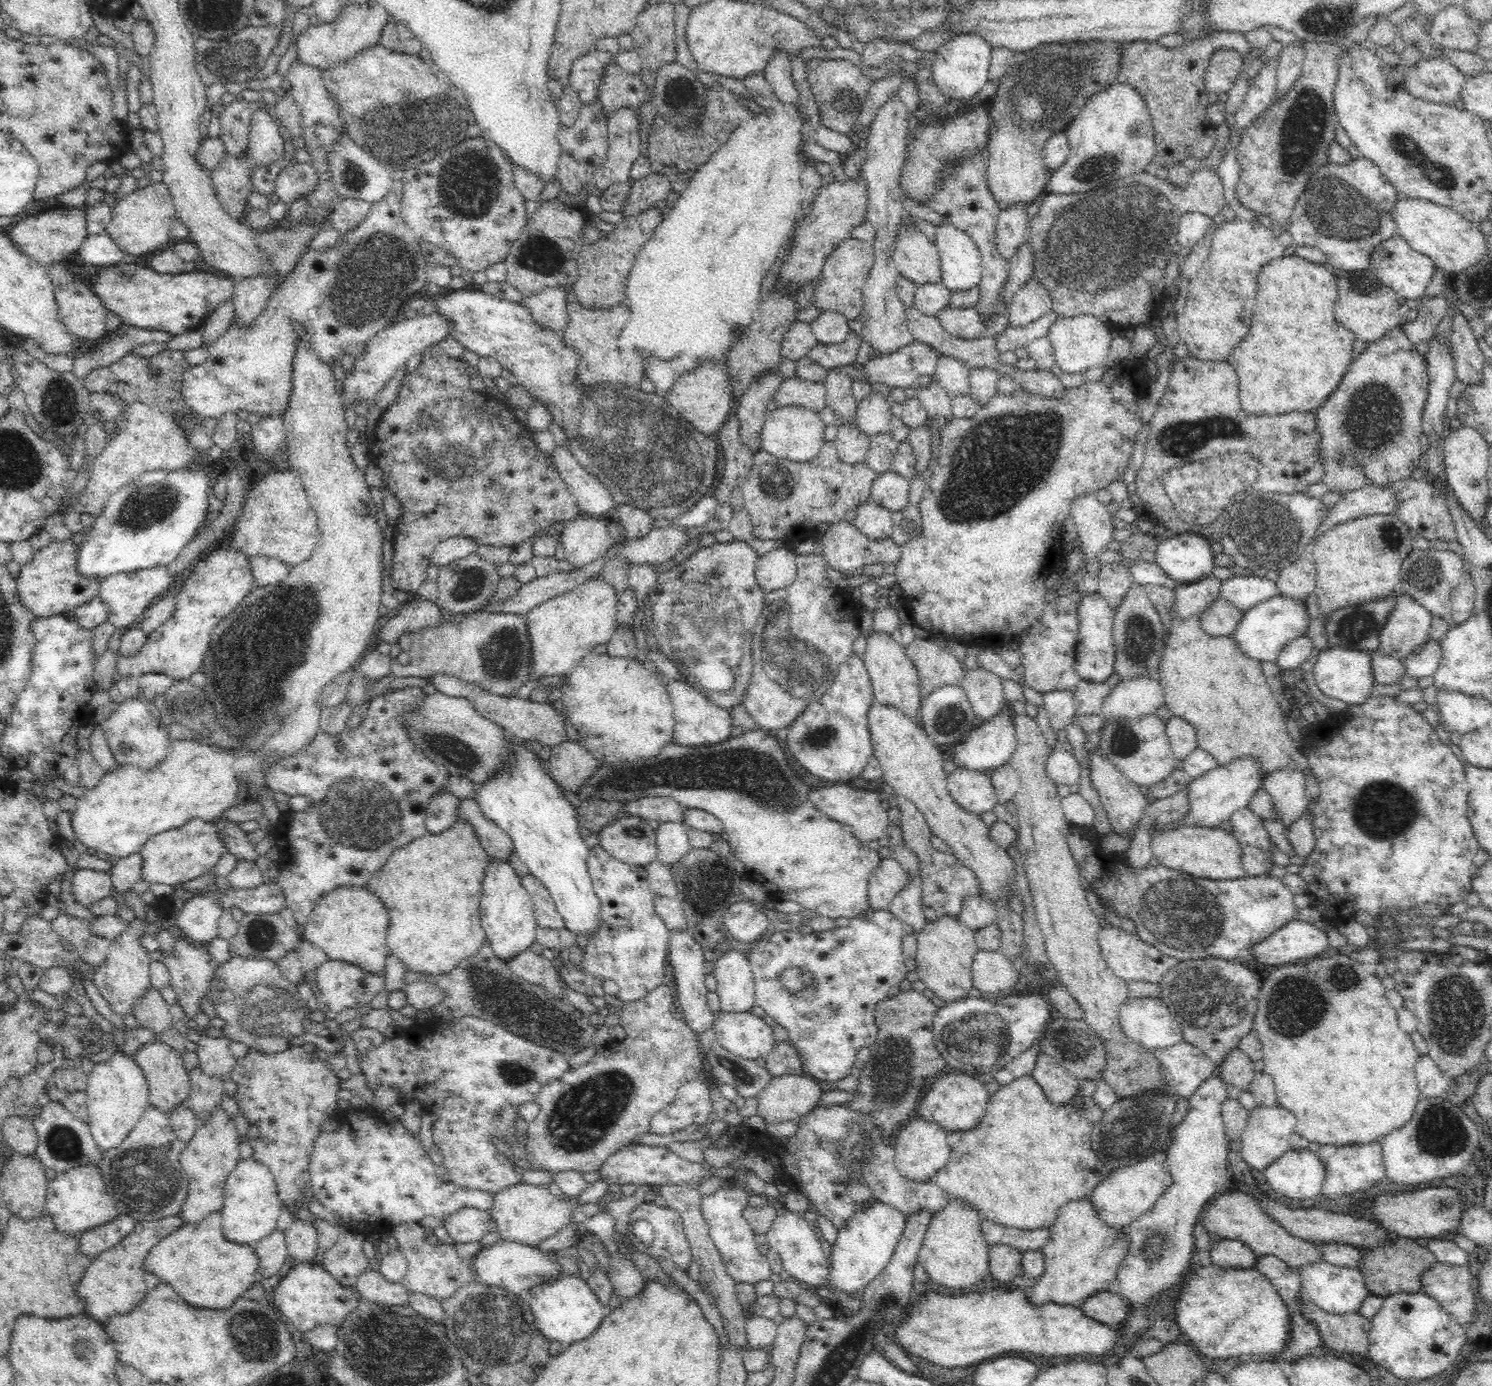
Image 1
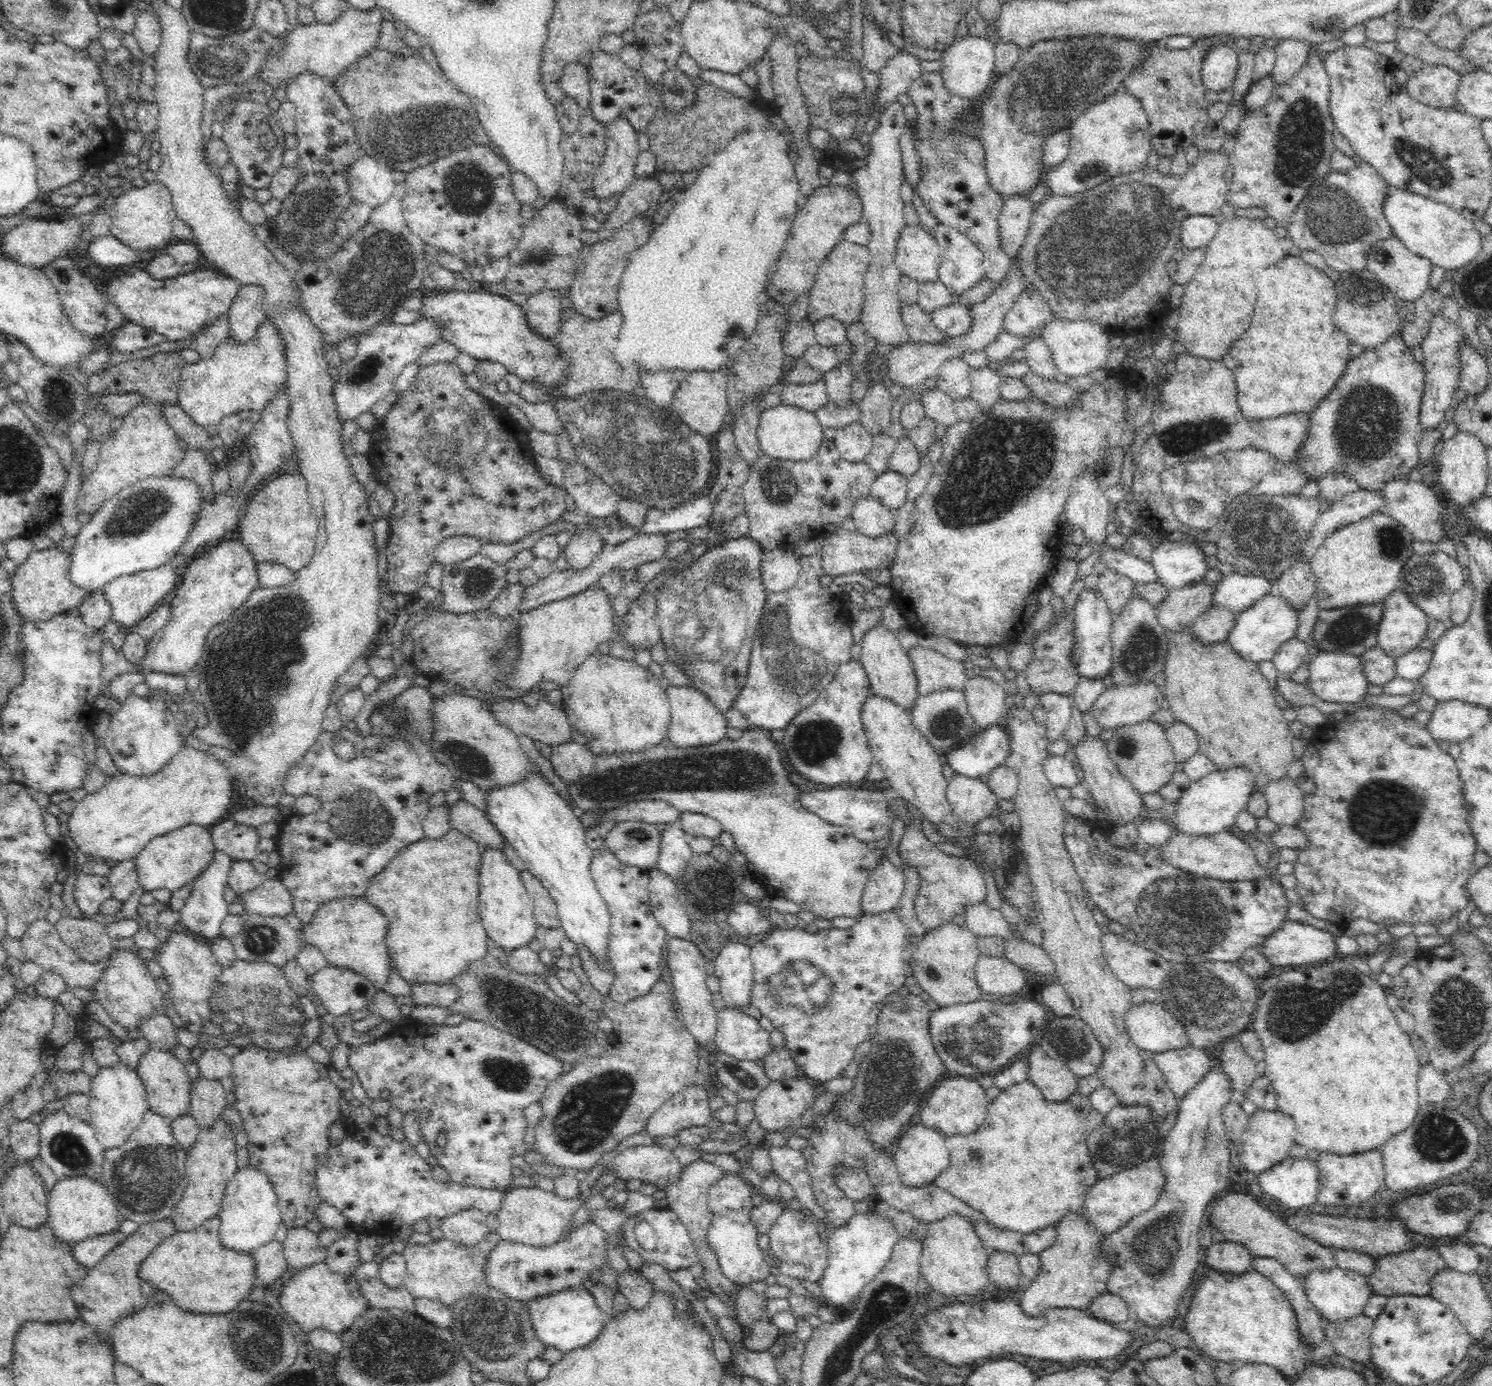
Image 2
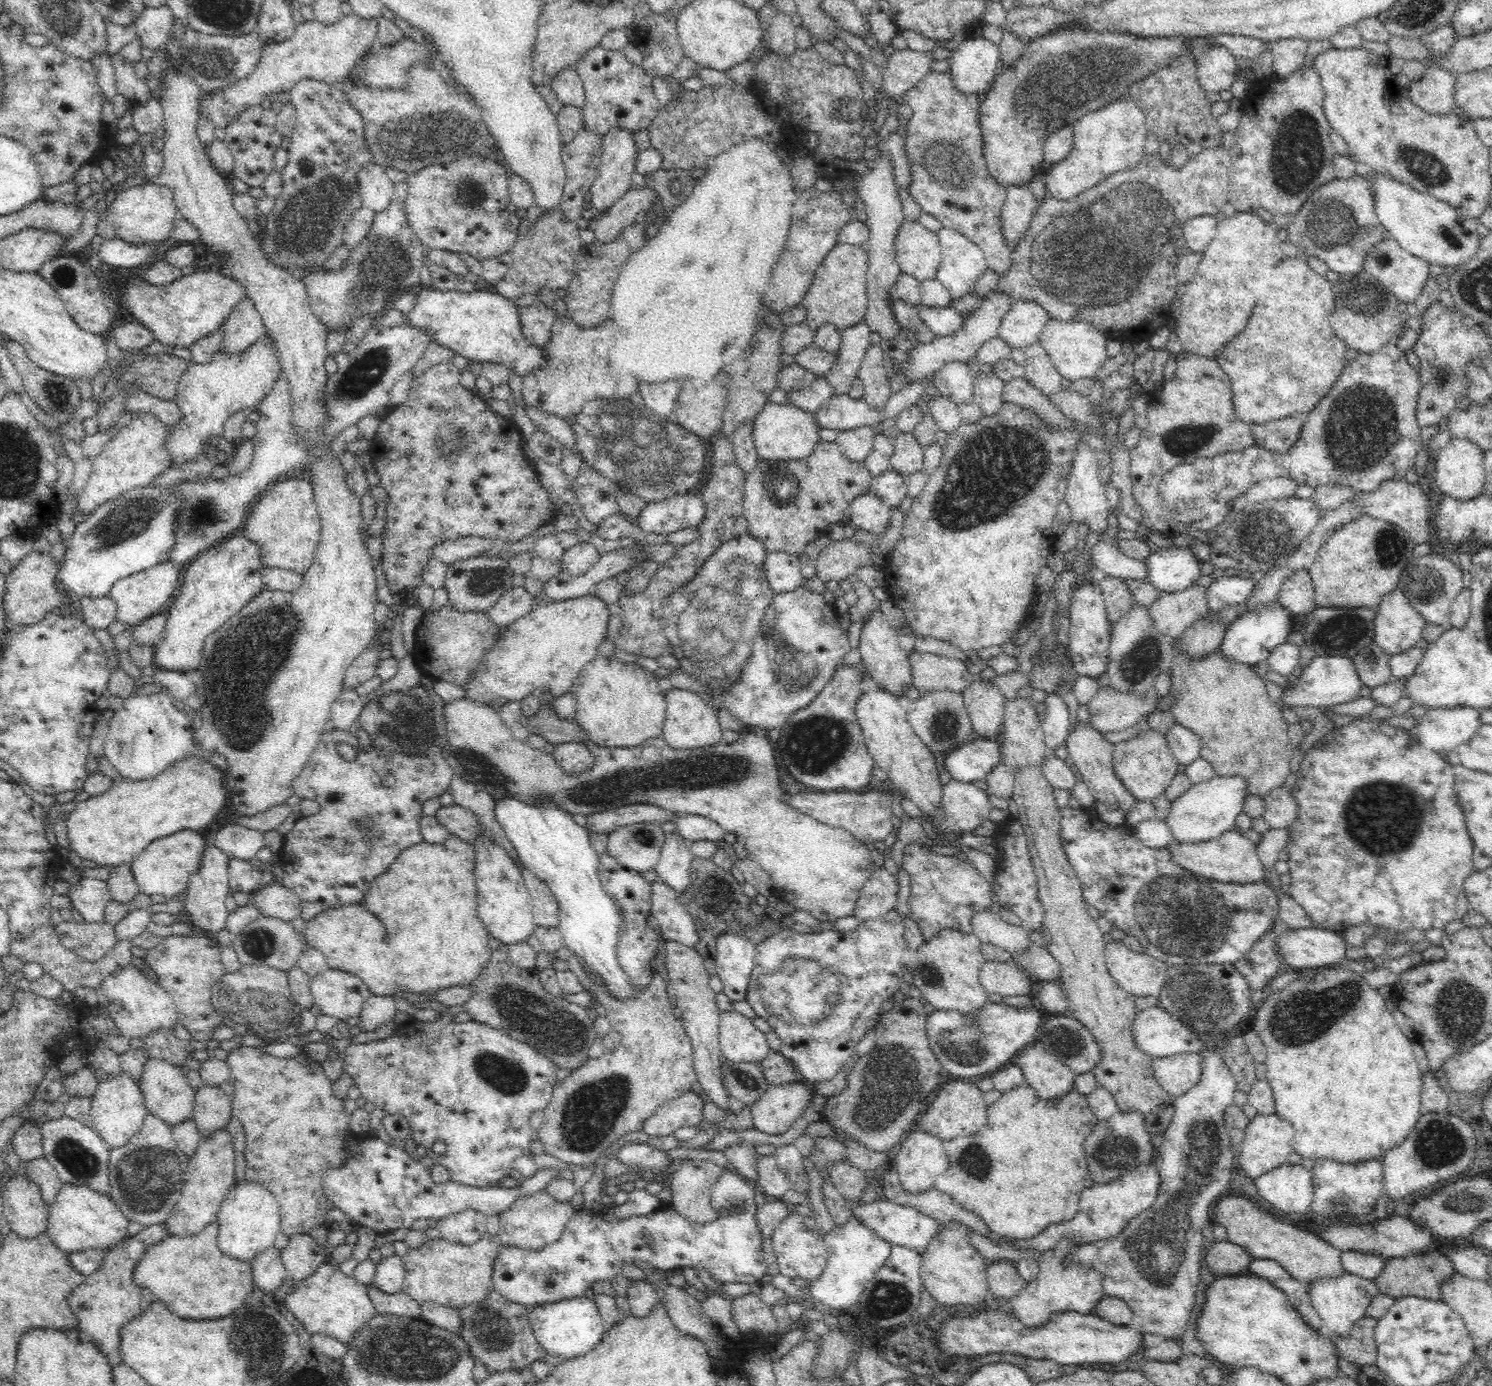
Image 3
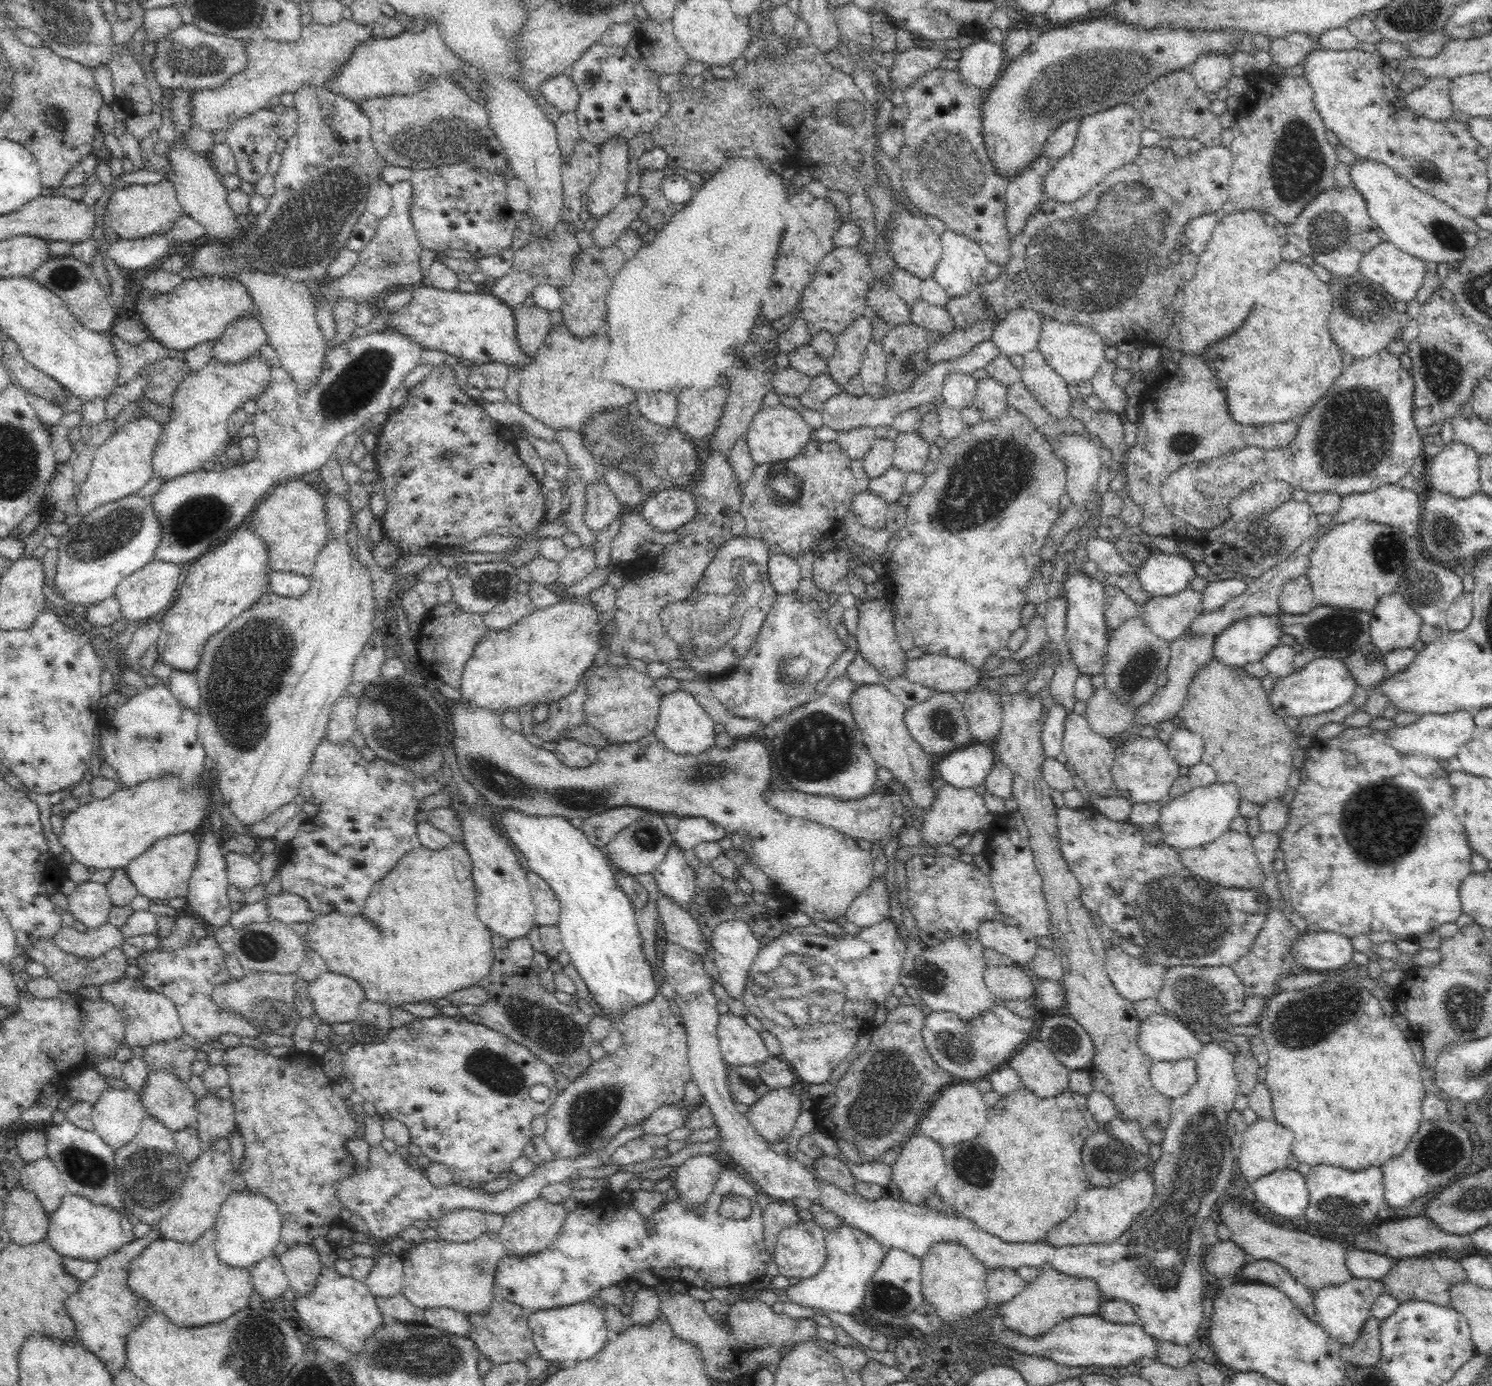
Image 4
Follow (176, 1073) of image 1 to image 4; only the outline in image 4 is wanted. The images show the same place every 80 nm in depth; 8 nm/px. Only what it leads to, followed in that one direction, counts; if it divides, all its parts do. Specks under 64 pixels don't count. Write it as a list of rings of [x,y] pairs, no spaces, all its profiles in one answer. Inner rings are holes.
[[[149,1070],[140,1097],[147,1115],[173,1133],[196,1125],[198,1100],[174,1072]]]

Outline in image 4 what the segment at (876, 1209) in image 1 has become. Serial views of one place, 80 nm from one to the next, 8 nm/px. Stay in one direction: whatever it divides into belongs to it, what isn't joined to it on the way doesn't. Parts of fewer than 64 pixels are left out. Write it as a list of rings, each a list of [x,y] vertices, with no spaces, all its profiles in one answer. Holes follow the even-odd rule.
[[[843,1223],[826,1231],[825,1249],[827,1259],[823,1267],[813,1277],[799,1279],[798,1284],[790,1285],[781,1294],[785,1300],[798,1306],[856,1315],[864,1302],[866,1286],[882,1264],[887,1249],[859,1228]]]

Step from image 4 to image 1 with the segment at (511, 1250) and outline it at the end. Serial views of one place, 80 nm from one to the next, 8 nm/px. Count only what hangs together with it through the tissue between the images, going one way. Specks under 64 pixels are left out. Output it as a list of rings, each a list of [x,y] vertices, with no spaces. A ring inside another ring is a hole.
[[[602,1177],[599,1179],[589,1184],[586,1192],[574,1197],[573,1201],[552,1195],[546,1186],[534,1186],[524,1182],[508,1186],[493,1197],[490,1218],[495,1222],[496,1231],[502,1239],[537,1246],[544,1239],[556,1236],[561,1228],[571,1222],[572,1213],[578,1204],[596,1203],[602,1199],[608,1191],[609,1183]]]

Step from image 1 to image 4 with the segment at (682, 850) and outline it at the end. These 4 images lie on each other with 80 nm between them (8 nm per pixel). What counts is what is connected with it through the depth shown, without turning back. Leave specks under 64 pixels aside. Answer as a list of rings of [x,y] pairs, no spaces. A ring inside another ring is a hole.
[[[673,844],[666,857],[652,872],[658,884],[659,894],[669,896],[684,909],[692,902],[692,896],[696,892],[694,871],[688,865],[689,858],[678,845]]]

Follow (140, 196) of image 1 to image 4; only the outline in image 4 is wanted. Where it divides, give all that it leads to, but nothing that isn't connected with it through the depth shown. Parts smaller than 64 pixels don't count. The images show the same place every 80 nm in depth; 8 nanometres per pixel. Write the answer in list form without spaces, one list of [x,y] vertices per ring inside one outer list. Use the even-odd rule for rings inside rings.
[[[162,179],[156,184],[132,183],[123,188],[113,190],[107,205],[110,228],[122,240],[148,238],[169,234],[180,216],[183,216],[182,205],[178,202],[176,189],[168,179]]]

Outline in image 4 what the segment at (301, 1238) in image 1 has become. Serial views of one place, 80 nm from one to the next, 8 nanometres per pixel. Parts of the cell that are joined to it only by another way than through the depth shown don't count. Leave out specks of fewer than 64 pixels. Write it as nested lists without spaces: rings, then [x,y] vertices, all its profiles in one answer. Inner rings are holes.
[[[296,1244],[288,1248],[279,1257],[284,1267],[284,1272],[289,1280],[295,1296],[310,1294],[310,1290],[316,1286],[316,1278],[324,1265],[318,1259],[318,1252],[309,1244]]]

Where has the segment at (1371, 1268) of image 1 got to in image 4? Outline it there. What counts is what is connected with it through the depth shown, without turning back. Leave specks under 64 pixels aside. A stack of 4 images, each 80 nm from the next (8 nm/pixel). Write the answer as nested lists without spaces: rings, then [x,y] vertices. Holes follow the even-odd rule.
[[[1453,1255],[1444,1258],[1418,1258],[1408,1257],[1406,1259],[1398,1259],[1392,1266],[1392,1270],[1380,1278],[1384,1283],[1384,1292],[1390,1294],[1399,1301],[1406,1300],[1424,1300],[1432,1302],[1438,1306],[1450,1307],[1450,1288],[1454,1284],[1462,1284],[1466,1282],[1466,1270],[1456,1261]]]

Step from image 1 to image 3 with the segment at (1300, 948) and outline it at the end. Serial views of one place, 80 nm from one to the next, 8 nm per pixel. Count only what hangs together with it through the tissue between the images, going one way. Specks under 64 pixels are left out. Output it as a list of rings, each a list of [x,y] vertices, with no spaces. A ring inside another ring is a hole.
[[[1288,928],[1278,936],[1276,951],[1284,962],[1296,968],[1328,968],[1345,963],[1346,941],[1333,930]]]

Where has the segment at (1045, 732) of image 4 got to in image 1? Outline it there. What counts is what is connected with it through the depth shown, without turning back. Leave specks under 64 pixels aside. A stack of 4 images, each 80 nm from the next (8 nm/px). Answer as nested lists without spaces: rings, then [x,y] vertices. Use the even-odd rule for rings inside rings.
[[[1053,690],[1043,694],[1043,708],[1050,717],[1050,726],[1055,733],[1071,723],[1076,714],[1074,693],[1074,690]]]

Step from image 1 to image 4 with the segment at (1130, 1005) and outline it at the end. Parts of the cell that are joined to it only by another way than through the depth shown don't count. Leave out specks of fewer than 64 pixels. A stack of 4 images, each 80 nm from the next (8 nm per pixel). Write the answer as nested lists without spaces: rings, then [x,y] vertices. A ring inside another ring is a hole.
[[[1150,1014],[1146,1020],[1140,1020],[1138,1026],[1138,1045],[1153,1061],[1173,1062],[1193,1058],[1200,1052],[1203,1044],[1196,1038],[1193,1026],[1171,1014]]]

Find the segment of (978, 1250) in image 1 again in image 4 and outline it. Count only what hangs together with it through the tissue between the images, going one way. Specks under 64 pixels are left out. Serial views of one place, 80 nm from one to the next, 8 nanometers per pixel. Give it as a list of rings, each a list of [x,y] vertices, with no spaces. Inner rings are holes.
[[[934,1242],[921,1258],[921,1293],[923,1300],[929,1302],[943,1322],[960,1324],[964,1318],[978,1314],[989,1300],[987,1289],[987,1268],[964,1245],[957,1242]]]

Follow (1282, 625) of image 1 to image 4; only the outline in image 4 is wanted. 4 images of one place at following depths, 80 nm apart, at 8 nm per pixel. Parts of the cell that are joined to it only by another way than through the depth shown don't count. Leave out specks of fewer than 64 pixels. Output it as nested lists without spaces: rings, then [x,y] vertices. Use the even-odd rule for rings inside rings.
[[[1278,614],[1256,615],[1233,622],[1214,640],[1213,658],[1226,666],[1260,662],[1284,635]]]

